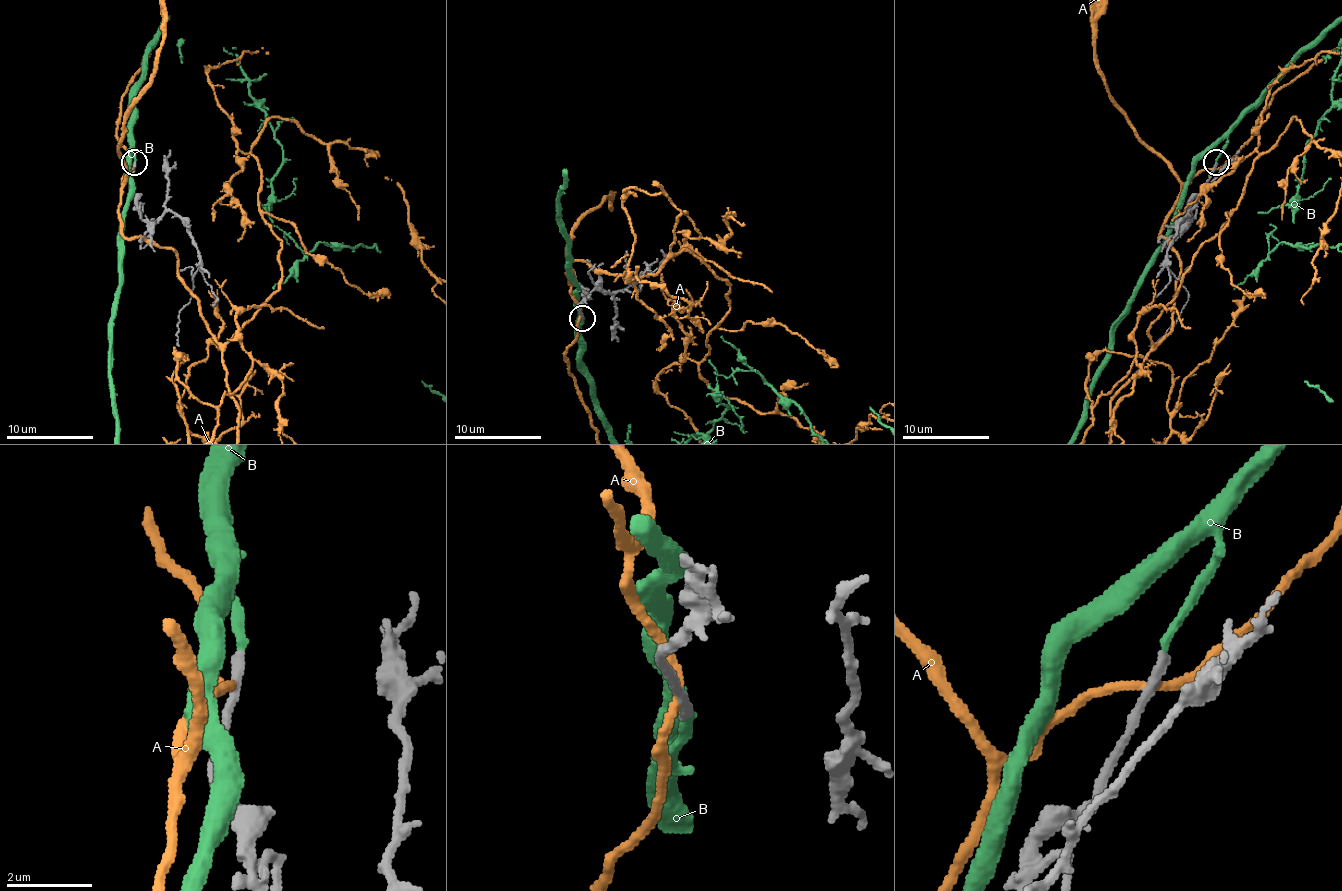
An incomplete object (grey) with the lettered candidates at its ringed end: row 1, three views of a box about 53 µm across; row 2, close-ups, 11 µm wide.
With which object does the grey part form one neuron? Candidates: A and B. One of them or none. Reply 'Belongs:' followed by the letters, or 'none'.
Belongs: B

